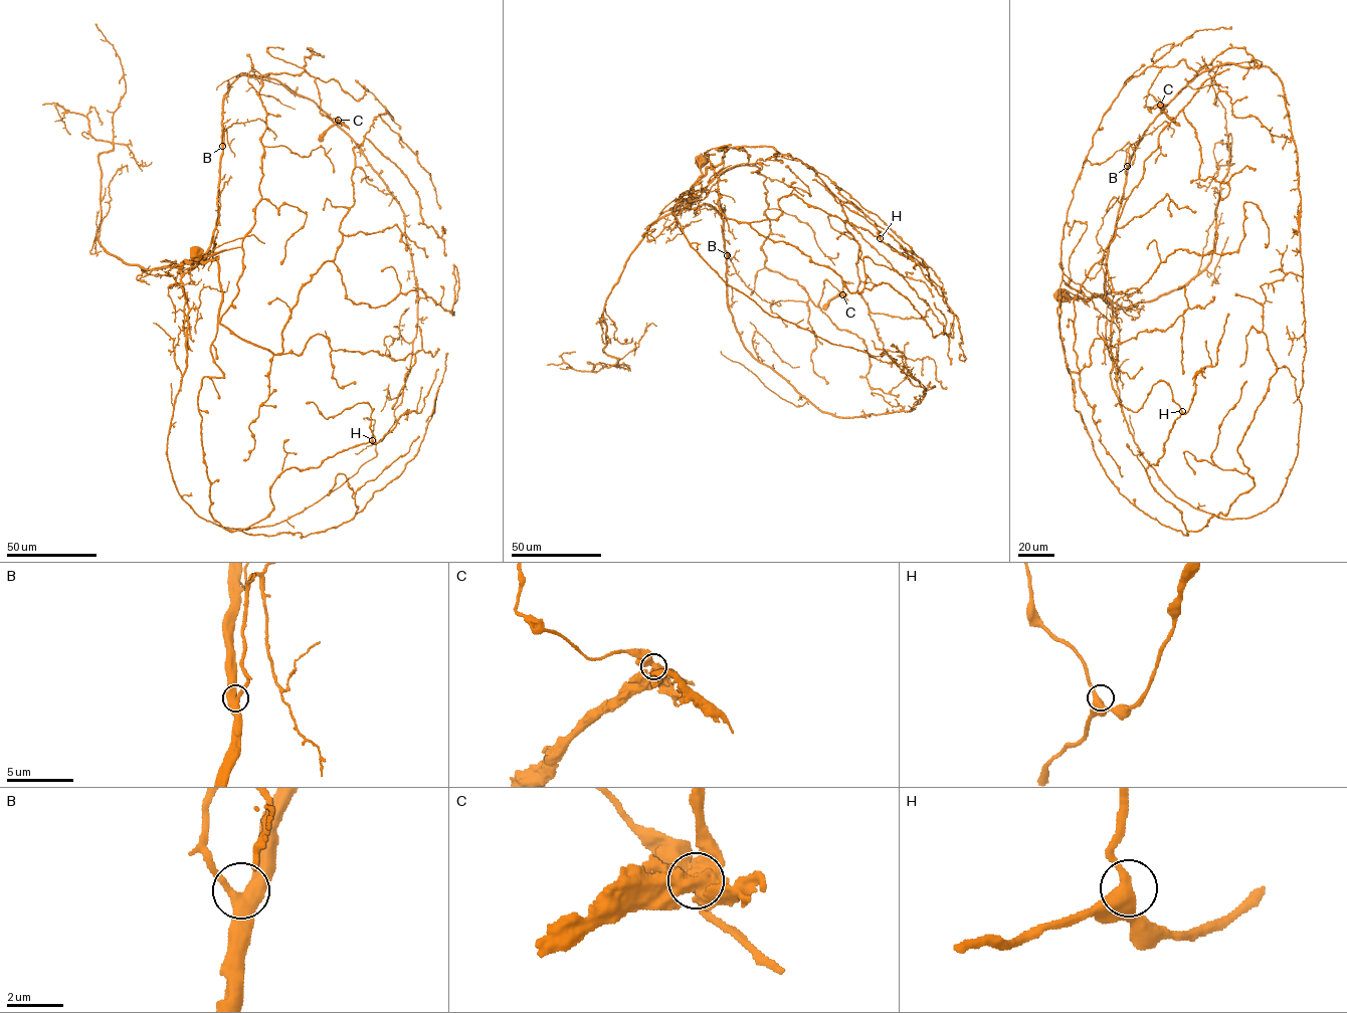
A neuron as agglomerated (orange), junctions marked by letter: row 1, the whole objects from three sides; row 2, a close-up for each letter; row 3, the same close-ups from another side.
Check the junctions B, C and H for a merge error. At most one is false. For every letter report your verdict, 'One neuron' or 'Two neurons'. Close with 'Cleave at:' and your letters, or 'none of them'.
B: One neuron
C: Two neurons
H: One neuron
Cleave at: C

